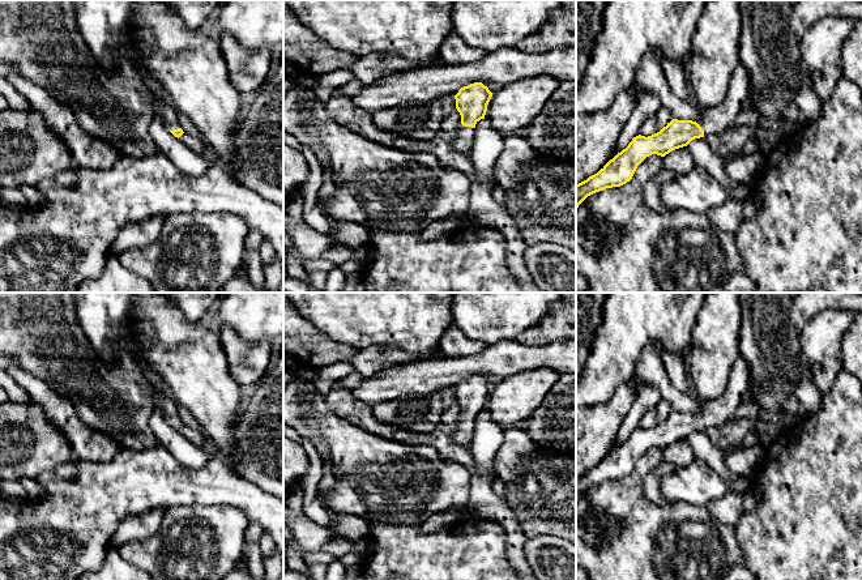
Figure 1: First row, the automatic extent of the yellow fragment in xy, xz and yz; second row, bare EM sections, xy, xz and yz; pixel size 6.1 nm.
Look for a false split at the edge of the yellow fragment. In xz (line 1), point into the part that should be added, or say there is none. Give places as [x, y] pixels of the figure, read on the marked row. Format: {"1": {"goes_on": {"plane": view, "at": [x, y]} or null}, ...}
{"1": {"goes_on": {"plane": "xz", "at": [462, 137]}}}

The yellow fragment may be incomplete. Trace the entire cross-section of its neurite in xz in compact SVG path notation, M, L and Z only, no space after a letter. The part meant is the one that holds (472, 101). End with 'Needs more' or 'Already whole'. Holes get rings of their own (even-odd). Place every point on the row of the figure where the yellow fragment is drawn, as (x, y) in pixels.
M482 82L464 86L455 95L456 108L461 115L461 125L452 132L452 148L458 153L470 153L475 124L485 119L492 93Z. Needs more

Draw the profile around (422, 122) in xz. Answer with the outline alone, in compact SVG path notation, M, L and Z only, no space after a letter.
M447 95L428 103L407 103L376 111L372 121L383 131L417 141L430 141L443 131L444 119L456 110L455 97Z

